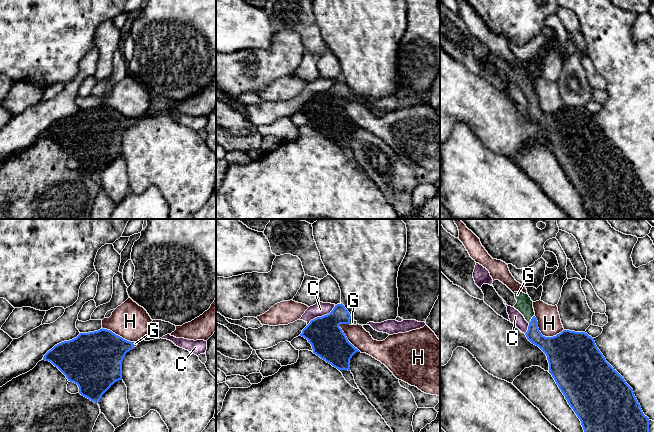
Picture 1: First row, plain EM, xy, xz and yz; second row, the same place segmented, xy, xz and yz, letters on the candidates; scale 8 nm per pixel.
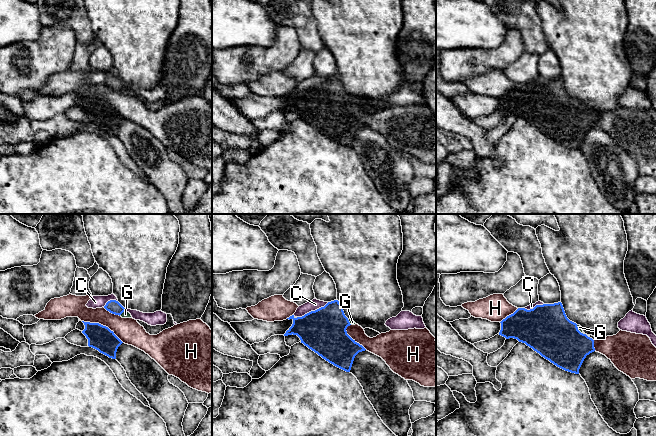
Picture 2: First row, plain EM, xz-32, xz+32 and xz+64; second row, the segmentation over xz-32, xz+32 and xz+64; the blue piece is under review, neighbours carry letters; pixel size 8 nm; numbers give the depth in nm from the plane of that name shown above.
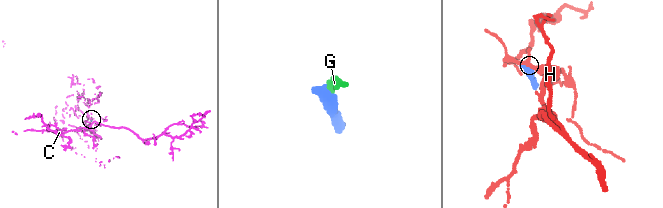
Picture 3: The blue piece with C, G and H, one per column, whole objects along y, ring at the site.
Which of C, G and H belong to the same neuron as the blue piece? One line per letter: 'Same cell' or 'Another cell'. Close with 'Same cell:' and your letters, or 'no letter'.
C: Another cell
G: Same cell
H: Another cell
Same cell: G

